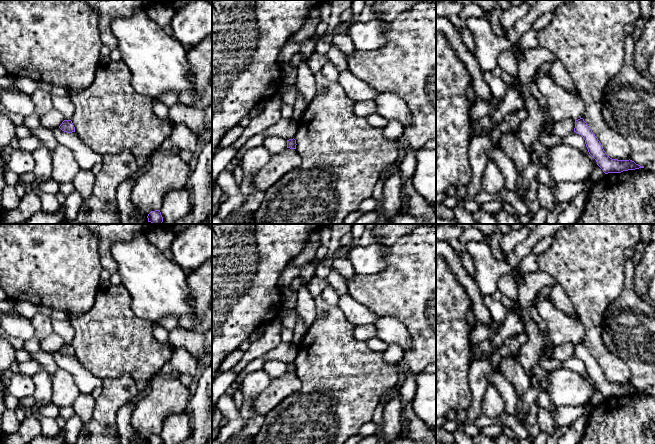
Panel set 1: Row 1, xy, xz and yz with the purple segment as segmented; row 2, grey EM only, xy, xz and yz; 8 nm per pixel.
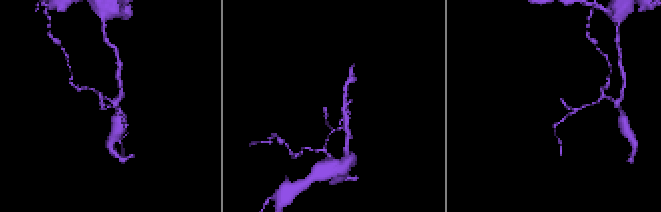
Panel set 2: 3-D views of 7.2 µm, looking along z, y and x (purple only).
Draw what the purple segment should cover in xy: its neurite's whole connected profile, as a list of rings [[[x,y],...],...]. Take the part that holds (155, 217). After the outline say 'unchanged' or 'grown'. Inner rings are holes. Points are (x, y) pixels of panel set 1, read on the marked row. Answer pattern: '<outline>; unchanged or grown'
[[[160,210],[151,211],[148,216],[148,222],[152,224],[161,224],[163,222],[163,217]]]; unchanged

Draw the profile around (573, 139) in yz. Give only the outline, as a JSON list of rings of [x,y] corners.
[[[572,132],[562,138],[562,144],[579,149],[583,153],[589,155],[588,149],[585,144],[585,140],[581,135],[576,132]]]

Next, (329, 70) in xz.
[[[330,60],[321,69],[322,74],[330,81],[338,81],[339,71]]]

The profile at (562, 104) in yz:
[[[538,70],[534,79],[538,90],[546,98],[546,111],[554,122],[563,119],[575,121],[583,118],[585,105],[576,91],[570,92],[566,90],[557,85],[550,77],[540,74]]]

